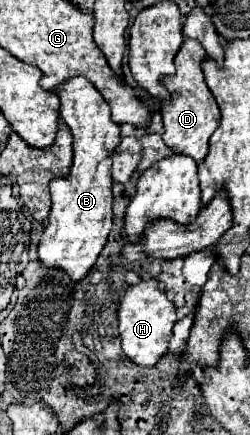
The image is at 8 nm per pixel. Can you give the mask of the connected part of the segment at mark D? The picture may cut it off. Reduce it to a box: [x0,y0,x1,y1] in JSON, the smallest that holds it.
[160,39,220,163]

